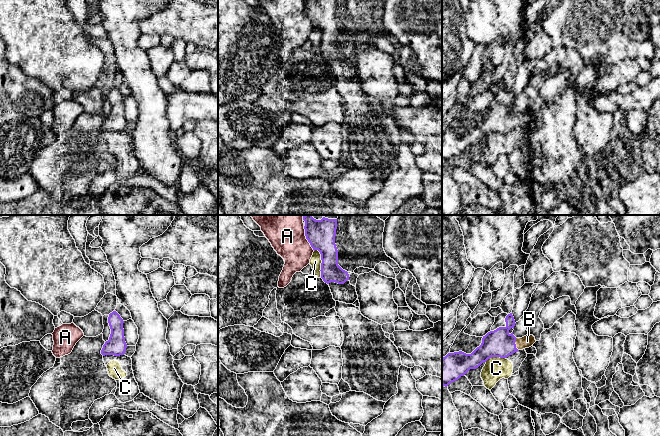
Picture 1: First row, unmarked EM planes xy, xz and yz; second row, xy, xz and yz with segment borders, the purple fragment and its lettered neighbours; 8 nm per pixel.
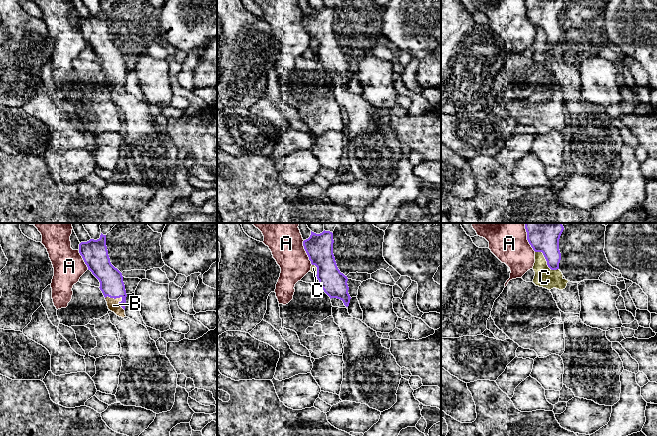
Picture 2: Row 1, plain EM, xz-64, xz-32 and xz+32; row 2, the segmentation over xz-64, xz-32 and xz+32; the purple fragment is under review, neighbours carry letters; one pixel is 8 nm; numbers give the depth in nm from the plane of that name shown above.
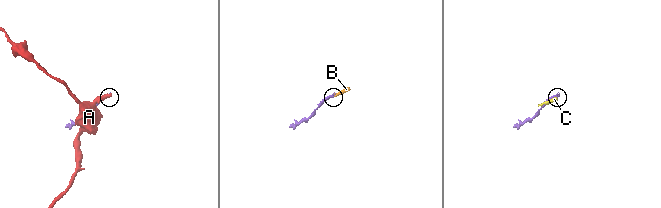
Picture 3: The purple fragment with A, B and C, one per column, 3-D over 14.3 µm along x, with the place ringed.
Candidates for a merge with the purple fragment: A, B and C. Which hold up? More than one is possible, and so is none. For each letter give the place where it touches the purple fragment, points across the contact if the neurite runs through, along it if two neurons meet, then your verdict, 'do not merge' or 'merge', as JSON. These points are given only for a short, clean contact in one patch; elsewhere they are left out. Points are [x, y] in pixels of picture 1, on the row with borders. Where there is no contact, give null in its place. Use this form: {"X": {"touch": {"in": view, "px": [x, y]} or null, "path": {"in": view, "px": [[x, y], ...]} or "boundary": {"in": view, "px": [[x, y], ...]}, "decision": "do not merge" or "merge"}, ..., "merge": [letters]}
{"A": {"touch": {"in": "xz", "px": [306, 238]}, "boundary": {"in": "xz", "px": [[303, 226], [305, 238], [314, 250]]}, "decision": "do not merge"}, "B": {"touch": {"in": "yz", "px": [515, 344]}, "path": {"in": "yz", "px": [[499, 343], [515, 344], [527, 341]]}, "decision": "merge"}, "C": {"touch": {"in": "xz", "px": [321, 263]}, "decision": "do not merge"}, "merge": ["B"]}

